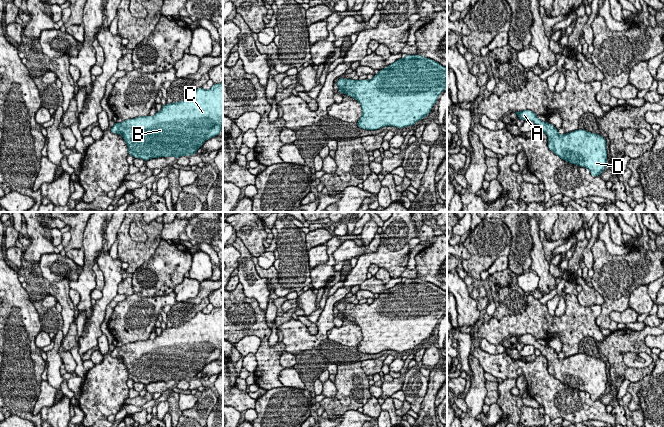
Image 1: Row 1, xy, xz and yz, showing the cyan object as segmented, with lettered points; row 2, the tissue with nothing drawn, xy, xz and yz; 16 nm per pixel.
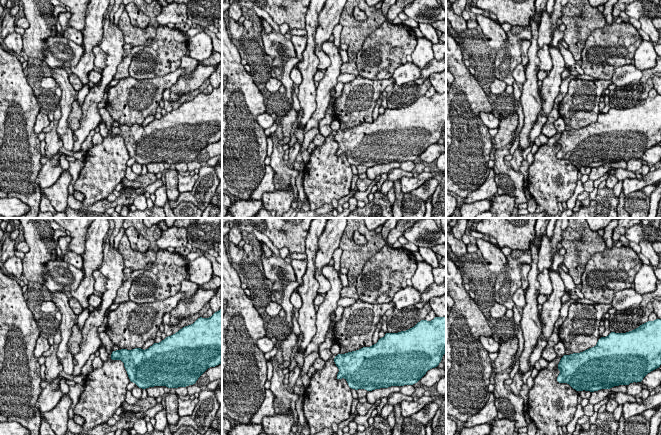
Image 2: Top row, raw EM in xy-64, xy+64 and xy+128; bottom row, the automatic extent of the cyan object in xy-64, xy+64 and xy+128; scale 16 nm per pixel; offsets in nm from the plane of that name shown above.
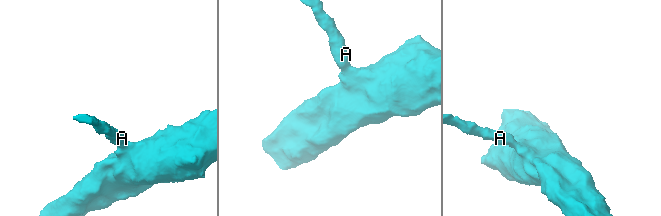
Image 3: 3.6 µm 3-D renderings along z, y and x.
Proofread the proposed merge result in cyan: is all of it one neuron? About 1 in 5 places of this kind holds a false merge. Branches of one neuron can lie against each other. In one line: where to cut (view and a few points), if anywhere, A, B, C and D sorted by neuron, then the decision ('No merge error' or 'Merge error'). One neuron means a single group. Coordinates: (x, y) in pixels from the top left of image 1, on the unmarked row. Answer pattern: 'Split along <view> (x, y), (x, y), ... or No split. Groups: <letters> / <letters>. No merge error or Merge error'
No split. Groups: A B C D. No merge error

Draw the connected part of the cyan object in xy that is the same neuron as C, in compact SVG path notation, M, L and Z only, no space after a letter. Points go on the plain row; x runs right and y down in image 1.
M223 307L214 308L209 314L202 311L176 327L166 327L154 340L139 340L120 348L115 346L110 355L121 358L128 370L128 379L143 383L196 378L203 367L218 360L223 352Z

